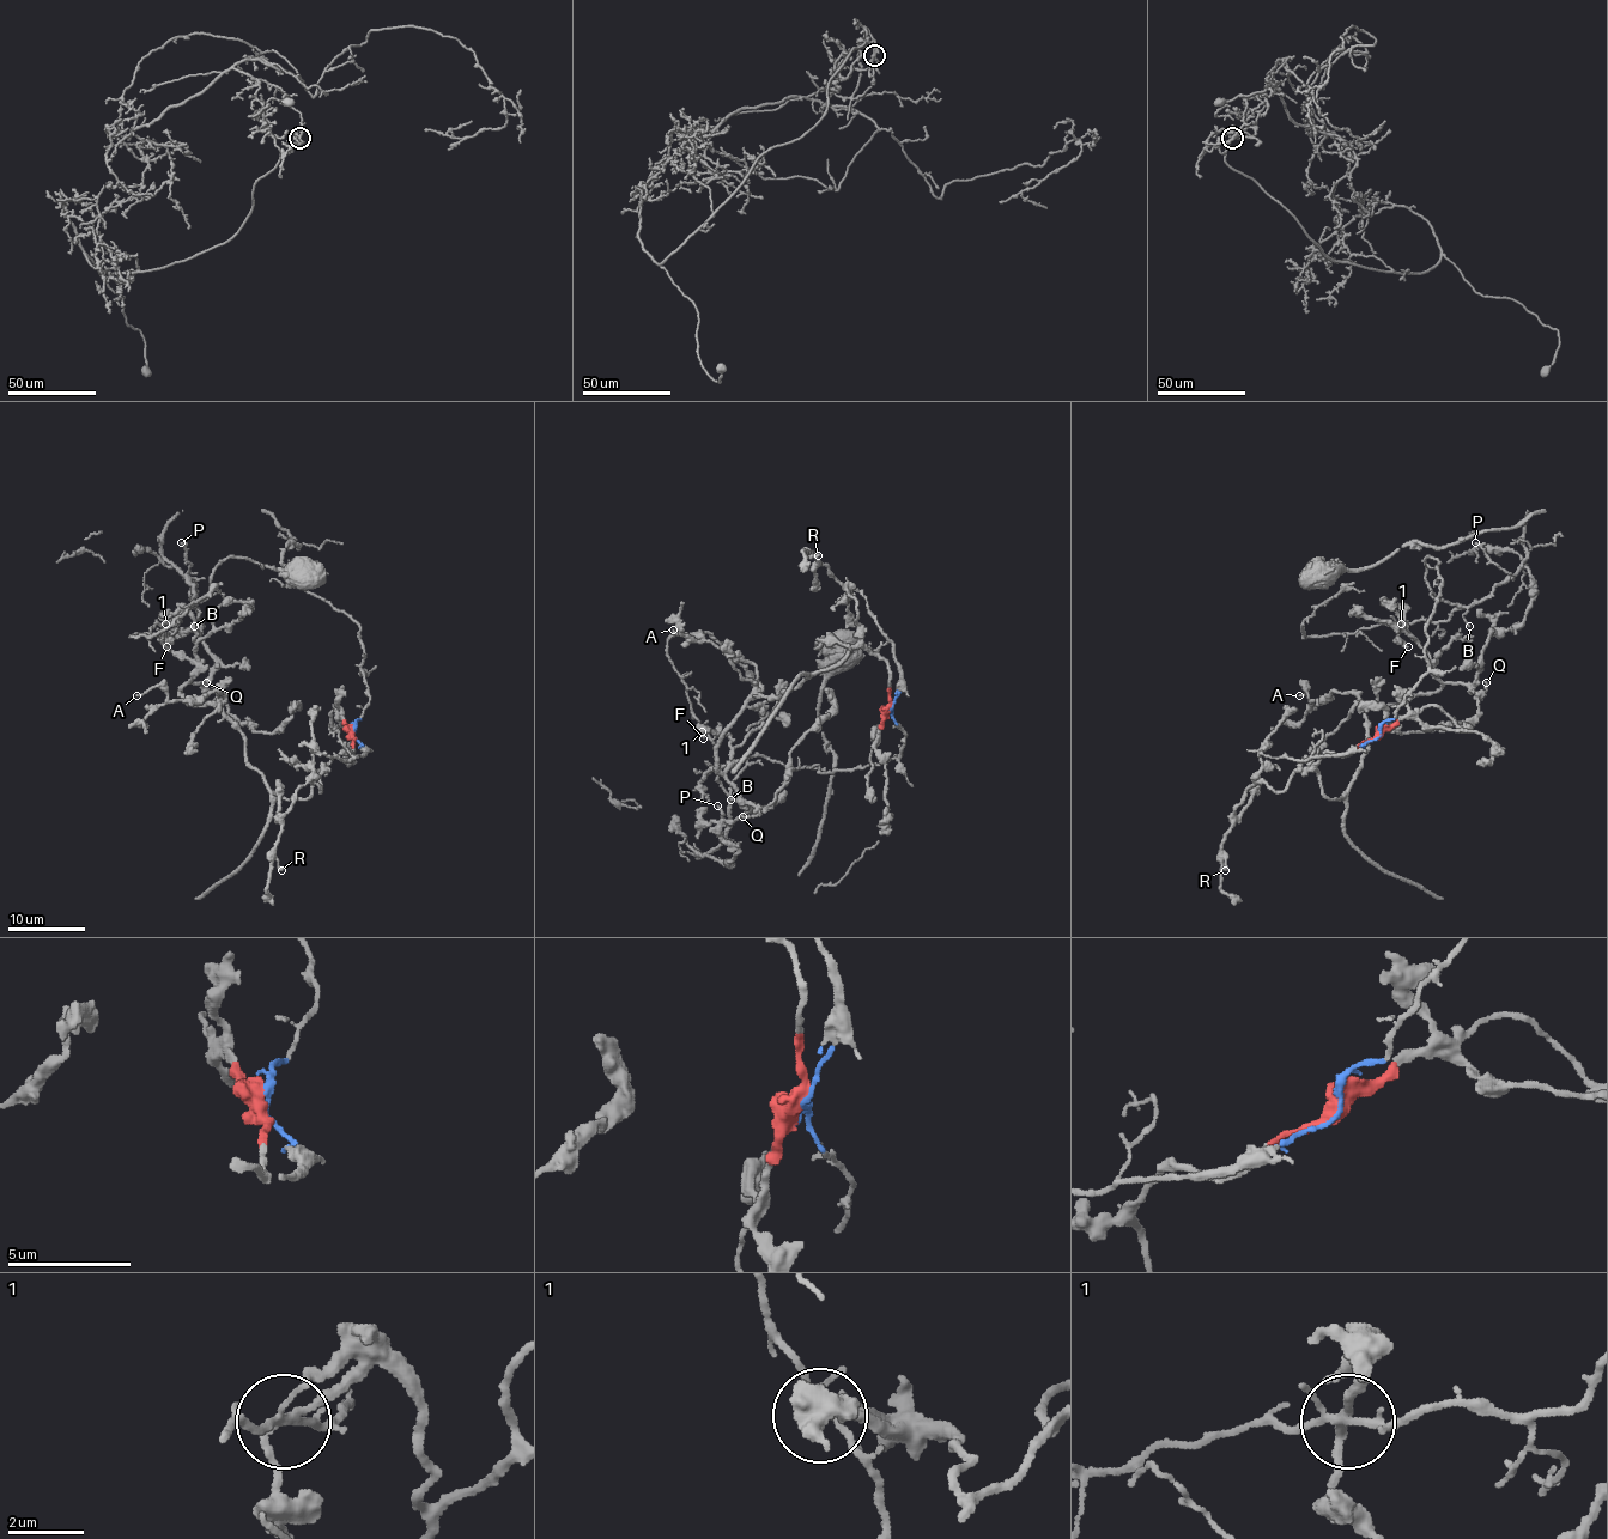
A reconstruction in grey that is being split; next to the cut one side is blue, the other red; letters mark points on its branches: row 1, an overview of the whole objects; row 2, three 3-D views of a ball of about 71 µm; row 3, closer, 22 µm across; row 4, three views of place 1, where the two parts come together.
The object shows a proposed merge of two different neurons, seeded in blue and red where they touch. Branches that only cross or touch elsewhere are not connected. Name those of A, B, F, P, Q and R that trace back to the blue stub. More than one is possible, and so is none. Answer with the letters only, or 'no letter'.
B, P

